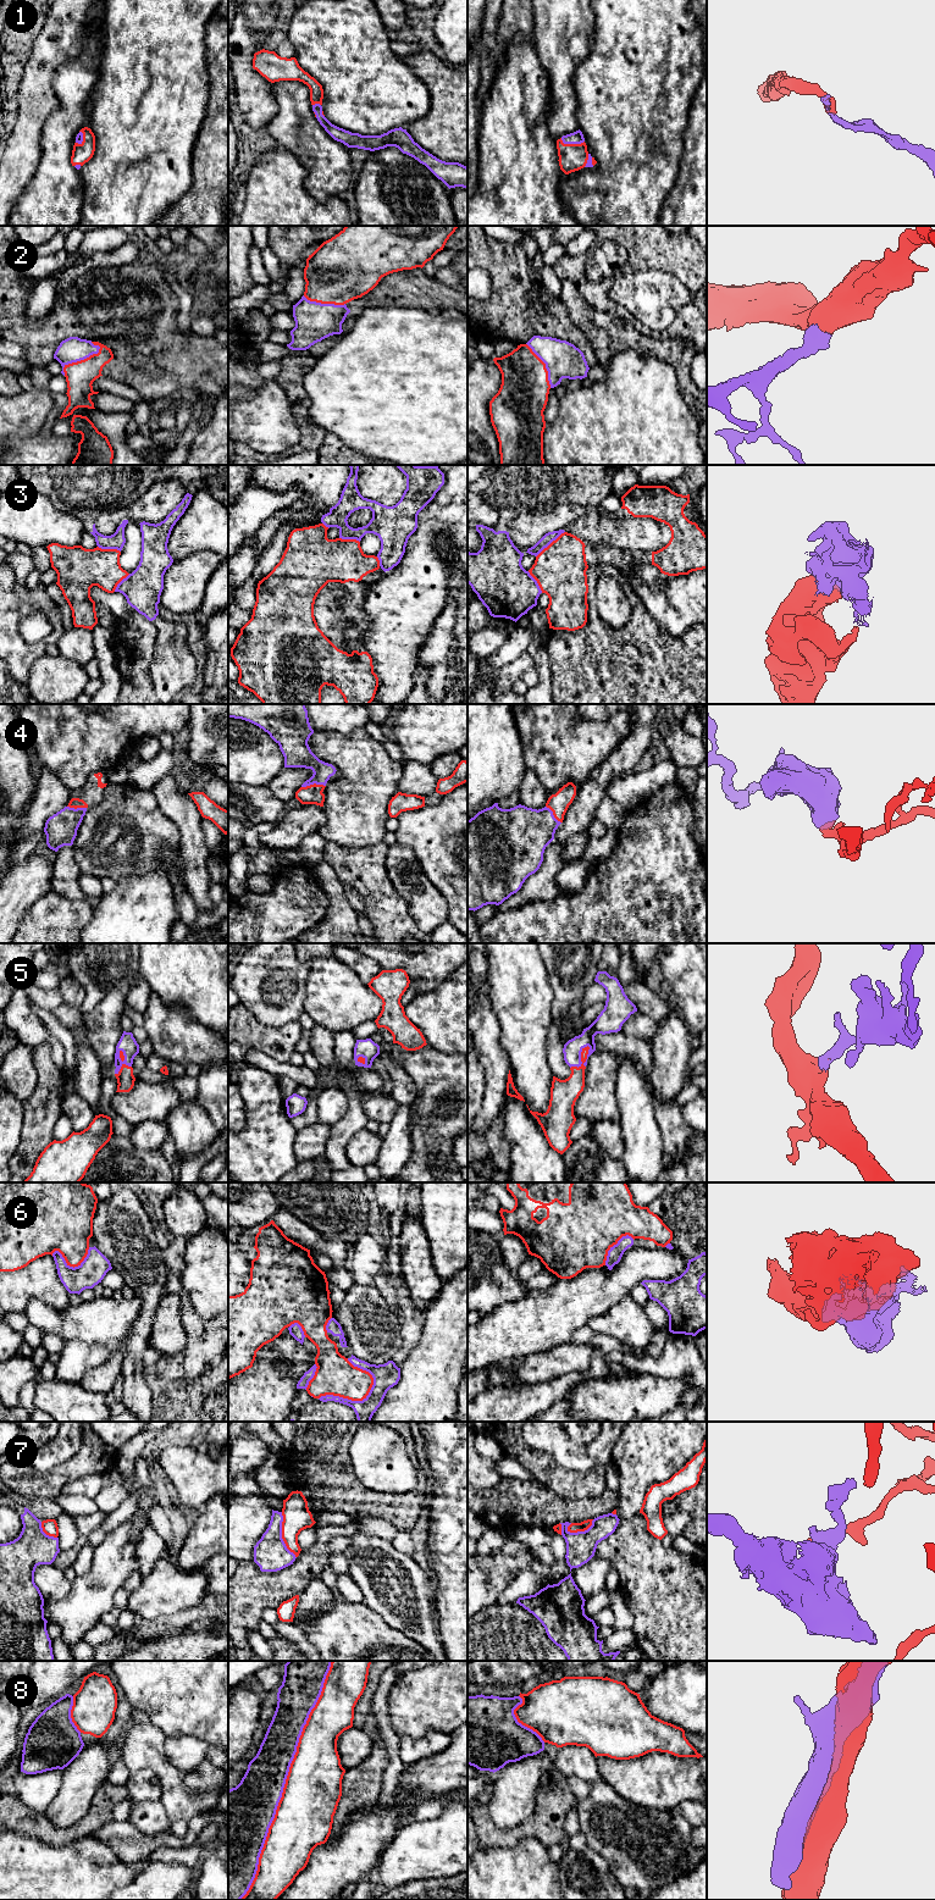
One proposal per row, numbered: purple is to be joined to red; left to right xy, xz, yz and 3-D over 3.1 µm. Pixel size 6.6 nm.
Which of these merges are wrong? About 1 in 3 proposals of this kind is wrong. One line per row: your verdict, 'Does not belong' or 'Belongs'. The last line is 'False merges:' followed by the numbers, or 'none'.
1: Belongs
2: Belongs
3: Does not belong
4: Belongs
5: Belongs
6: Does not belong
7: Does not belong
8: Does not belong
False merges: 3, 6, 7, 8

